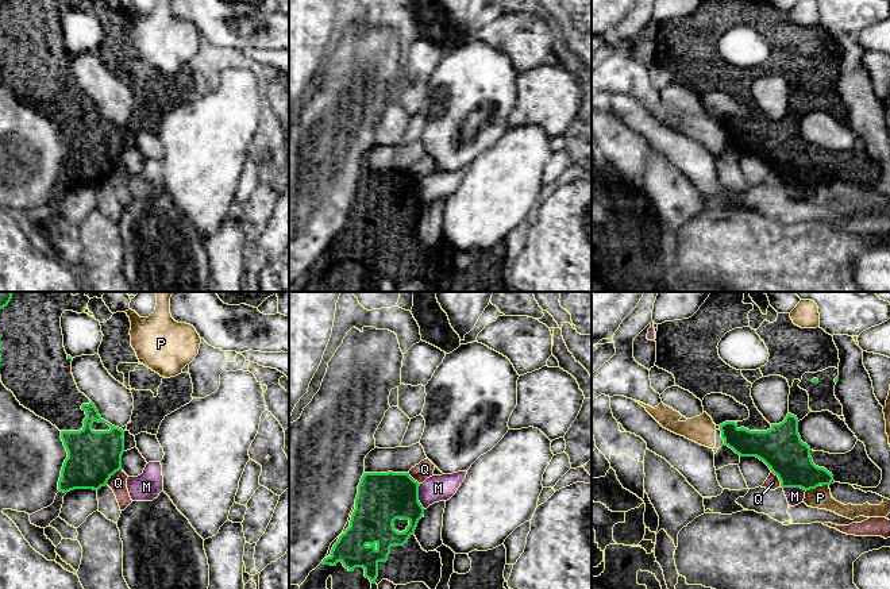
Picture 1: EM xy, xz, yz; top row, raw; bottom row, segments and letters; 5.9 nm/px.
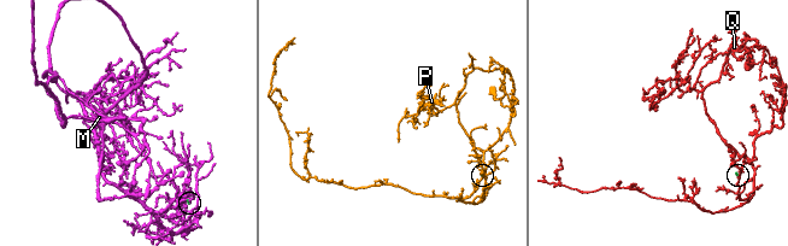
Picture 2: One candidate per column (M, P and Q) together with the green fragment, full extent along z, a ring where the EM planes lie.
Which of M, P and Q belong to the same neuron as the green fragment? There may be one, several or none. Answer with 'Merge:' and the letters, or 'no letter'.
Merge: no letter

